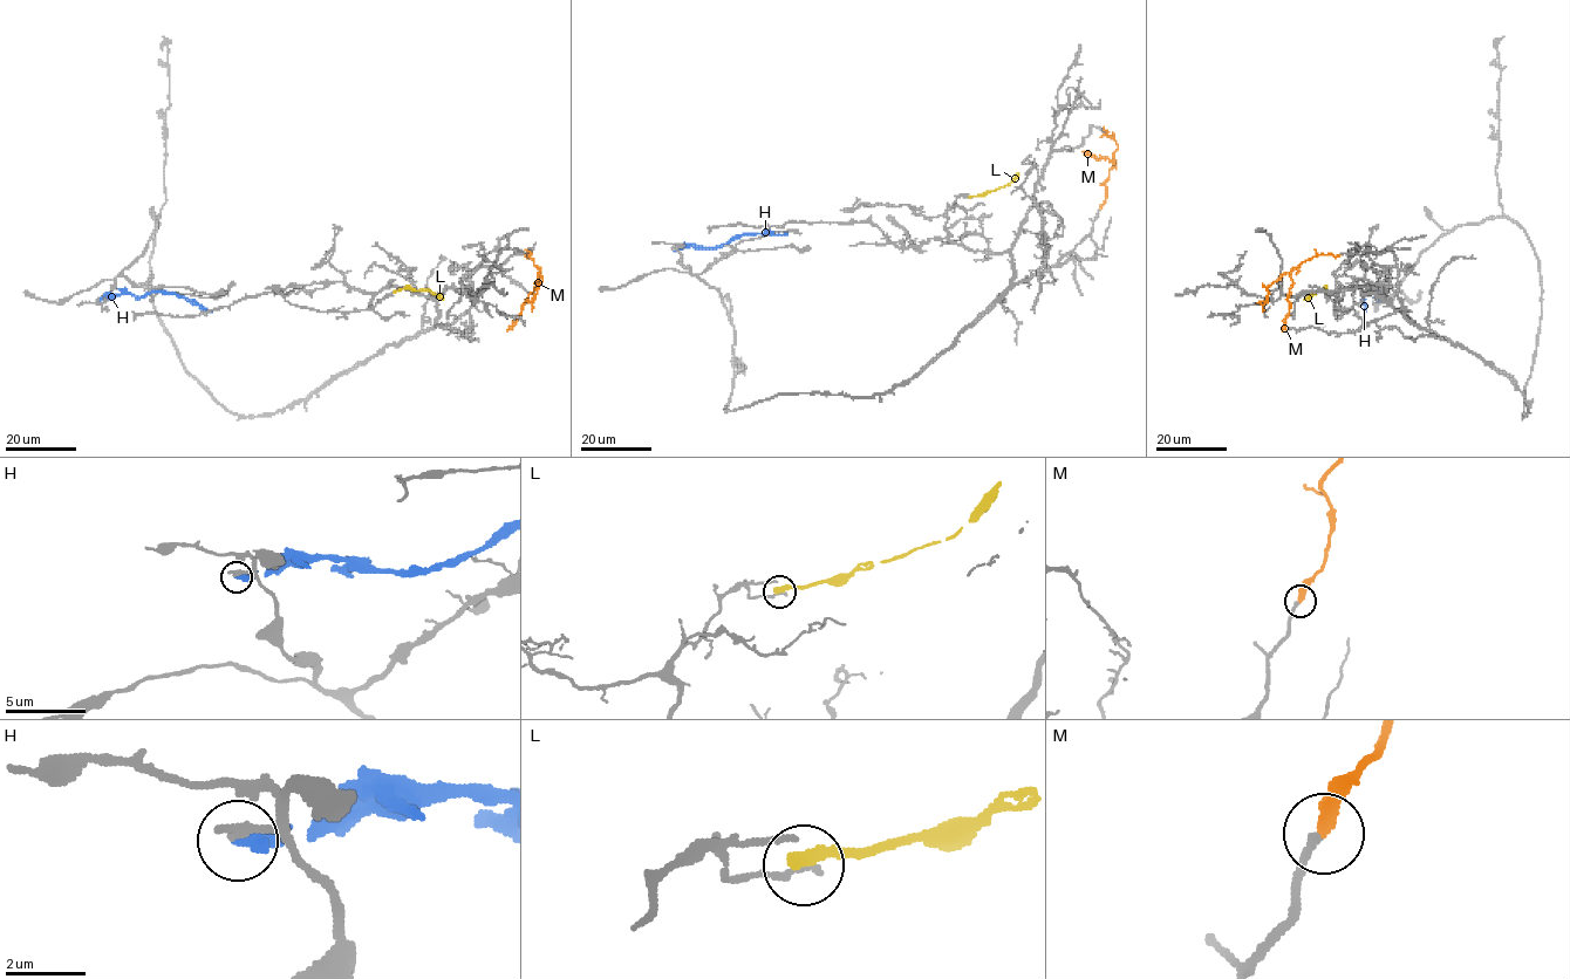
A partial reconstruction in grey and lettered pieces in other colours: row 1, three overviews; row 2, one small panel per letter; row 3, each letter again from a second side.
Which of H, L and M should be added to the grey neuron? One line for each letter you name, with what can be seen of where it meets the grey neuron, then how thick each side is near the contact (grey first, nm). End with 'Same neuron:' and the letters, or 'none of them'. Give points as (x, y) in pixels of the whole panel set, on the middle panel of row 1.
M: contact (1100, 210); calibres 190 and 360 nm
Same neuron: M

